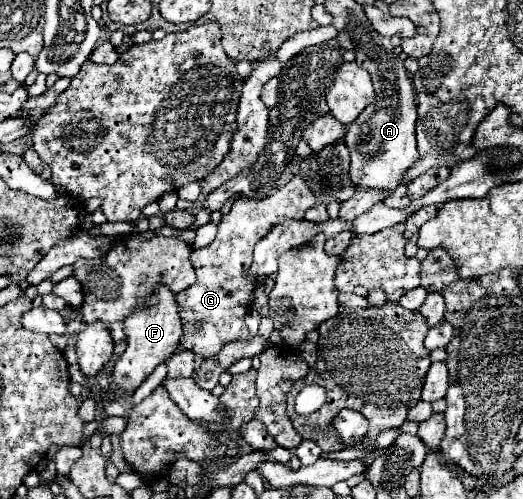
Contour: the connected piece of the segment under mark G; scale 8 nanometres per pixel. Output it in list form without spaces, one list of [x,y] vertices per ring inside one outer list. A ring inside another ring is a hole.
[[[302,177],[290,179],[282,189],[266,199],[248,199],[240,197],[234,201],[232,209],[222,215],[218,223],[216,239],[206,247],[192,253],[192,265],[196,271],[196,283],[186,291],[176,295],[180,305],[180,317],[184,323],[182,347],[190,349],[198,355],[212,357],[226,343],[248,339],[248,327],[244,323],[244,315],[252,304],[252,289],[256,287],[256,279],[244,275],[244,271],[252,263],[254,245],[270,233],[270,229],[284,219],[304,219],[304,213],[316,203],[314,191]]]

